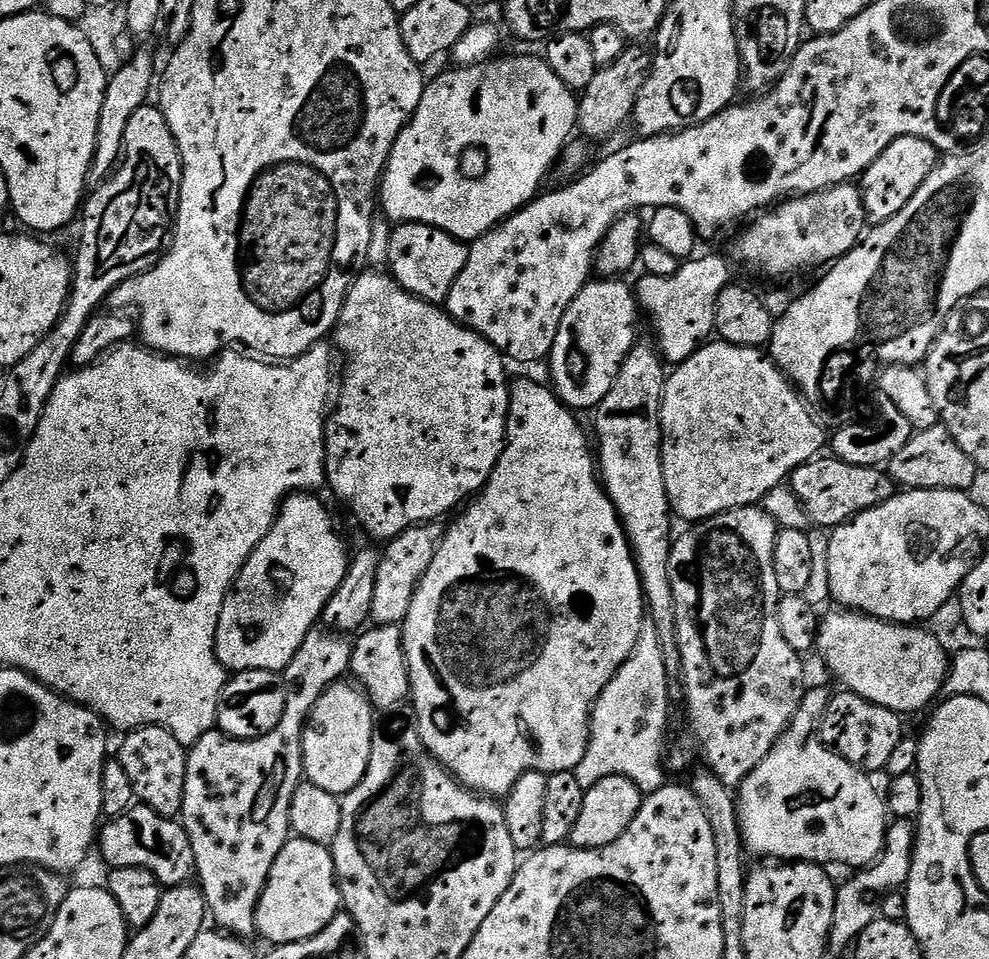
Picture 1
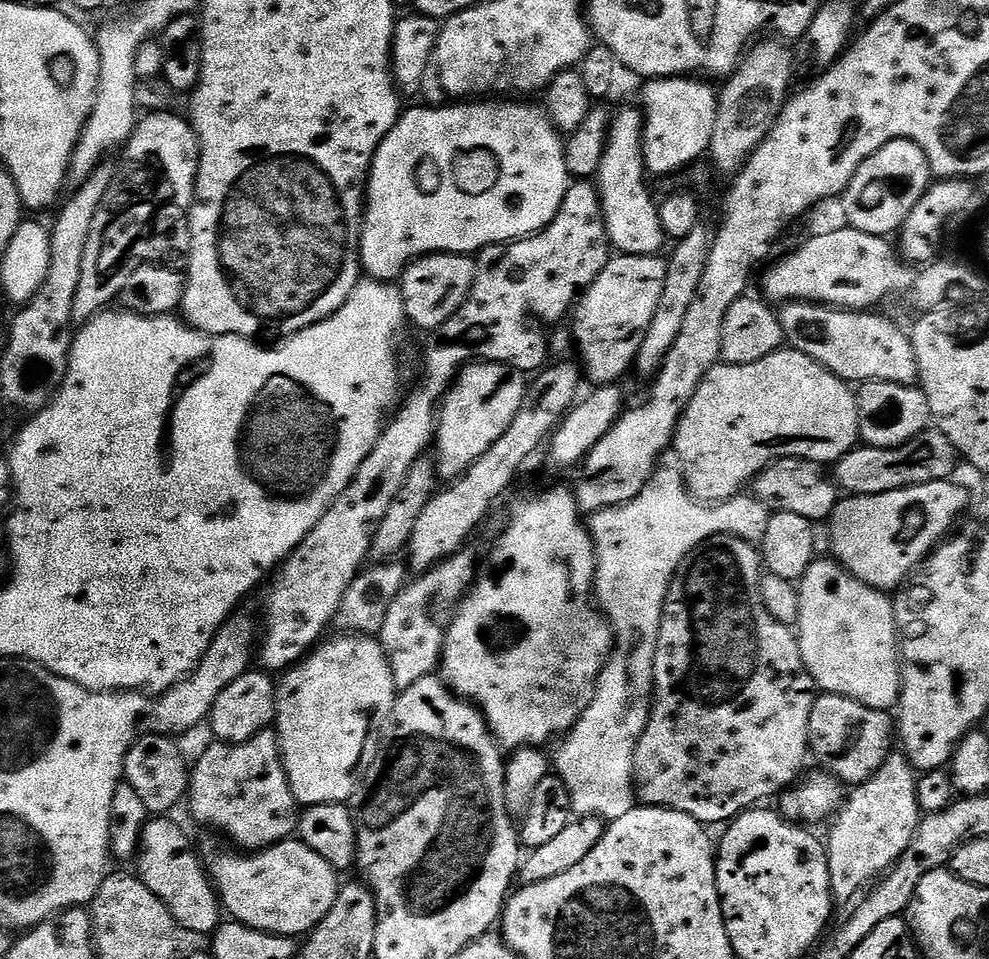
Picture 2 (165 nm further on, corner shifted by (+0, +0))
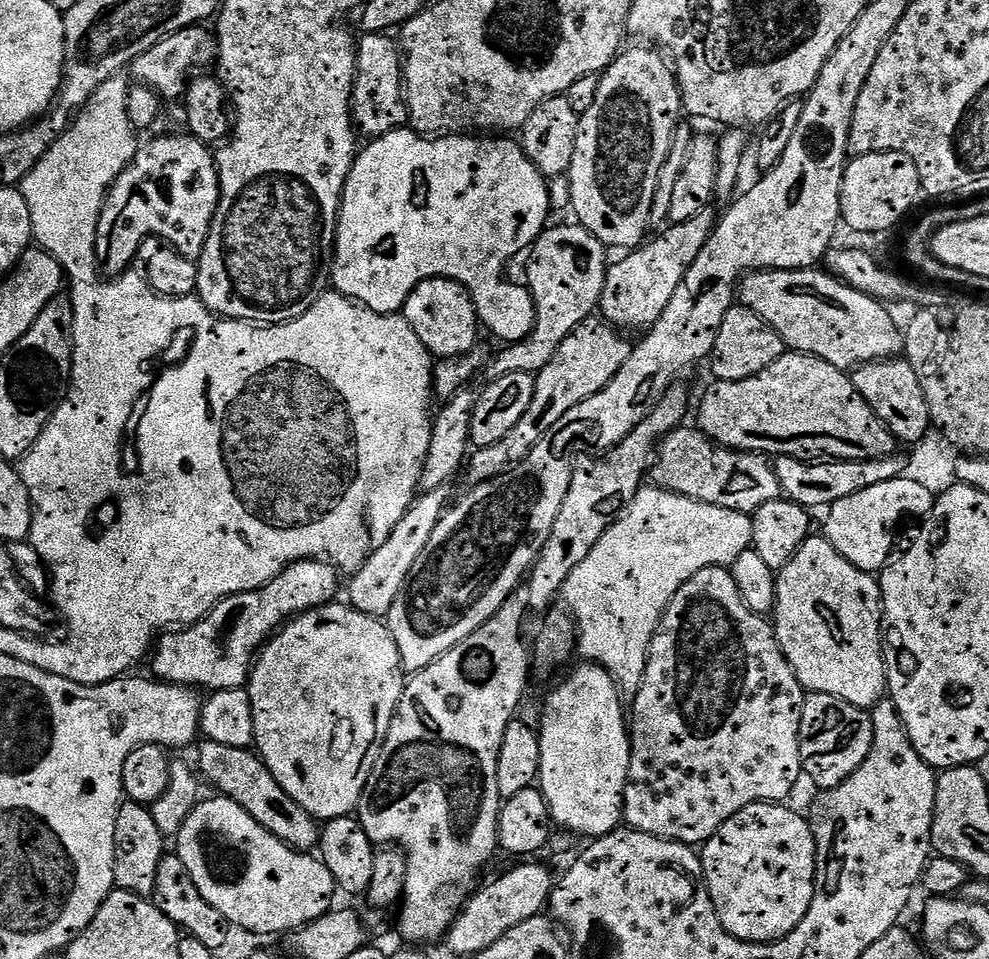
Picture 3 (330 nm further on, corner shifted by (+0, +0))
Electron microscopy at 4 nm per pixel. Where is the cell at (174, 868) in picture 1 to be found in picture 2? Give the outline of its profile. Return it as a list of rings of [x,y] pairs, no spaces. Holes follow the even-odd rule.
[[[152,818],[144,825],[140,835],[140,851],[134,860],[135,871],[140,881],[168,907],[183,931],[185,928],[196,936],[207,937],[215,933],[222,923],[222,905],[205,865],[202,860],[200,864],[187,834],[168,819],[172,818]]]

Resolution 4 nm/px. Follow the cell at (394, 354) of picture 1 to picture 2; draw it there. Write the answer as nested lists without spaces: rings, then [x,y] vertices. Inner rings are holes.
[[[473,362],[460,371],[438,408],[434,452],[436,448],[441,481],[451,482],[462,475],[494,446],[494,442],[498,442],[498,438],[502,438],[502,434],[506,434],[506,426],[514,422],[514,414],[518,414],[518,406],[522,406],[528,386],[525,373],[507,364]]]

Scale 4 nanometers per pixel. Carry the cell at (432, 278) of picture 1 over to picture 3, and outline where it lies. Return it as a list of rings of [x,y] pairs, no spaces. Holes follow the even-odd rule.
[[[446,278],[423,280],[410,294],[410,298],[406,298],[402,315],[406,322],[410,322],[410,326],[414,326],[414,334],[422,338],[422,346],[426,346],[426,350],[440,360],[471,352],[478,344],[476,335],[482,332],[476,318],[476,307],[466,286]]]

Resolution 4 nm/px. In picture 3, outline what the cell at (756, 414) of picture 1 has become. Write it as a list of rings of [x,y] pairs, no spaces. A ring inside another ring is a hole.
[[[785,351],[778,362],[766,366],[762,374],[754,378],[746,378],[742,382],[726,382],[725,380],[716,380],[713,388],[704,396],[704,401],[700,404],[700,421],[698,427],[711,440],[721,444],[723,448],[735,448],[737,452],[763,452],[769,457],[793,456],[805,462],[820,462],[825,458],[835,458],[838,460],[873,460],[874,458],[886,458],[897,451],[898,441],[892,435],[891,430],[877,418],[870,410],[868,403],[858,394],[856,387],[852,385],[852,377],[847,371],[830,366],[830,362],[822,362],[816,356],[806,356],[802,352]]]

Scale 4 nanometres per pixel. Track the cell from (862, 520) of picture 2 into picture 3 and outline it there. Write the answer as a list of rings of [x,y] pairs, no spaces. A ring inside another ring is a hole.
[[[905,478],[881,482],[878,486],[870,486],[870,490],[862,490],[858,494],[850,494],[850,498],[834,502],[827,509],[822,535],[832,543],[834,550],[838,550],[838,554],[842,554],[842,558],[846,558],[846,562],[858,566],[858,570],[876,574],[893,555],[892,531],[896,523],[903,516],[927,517],[933,503],[934,495],[920,483]]]

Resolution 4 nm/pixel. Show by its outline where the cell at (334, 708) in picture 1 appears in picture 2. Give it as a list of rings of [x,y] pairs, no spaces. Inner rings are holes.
[[[336,634],[333,640],[325,639],[317,643],[315,649],[308,653],[299,664],[293,664],[279,677],[276,689],[276,718],[274,721],[274,731],[280,743],[280,760],[284,763],[286,778],[290,782],[290,790],[294,794],[297,805],[307,806],[310,804],[342,804],[351,801],[356,795],[360,781],[370,770],[374,762],[374,754],[378,750],[380,732],[384,728],[384,723],[388,720],[390,710],[394,706],[398,689],[394,686],[394,674],[390,670],[390,662],[386,658],[384,648],[380,645],[376,636],[361,636],[359,634]]]

